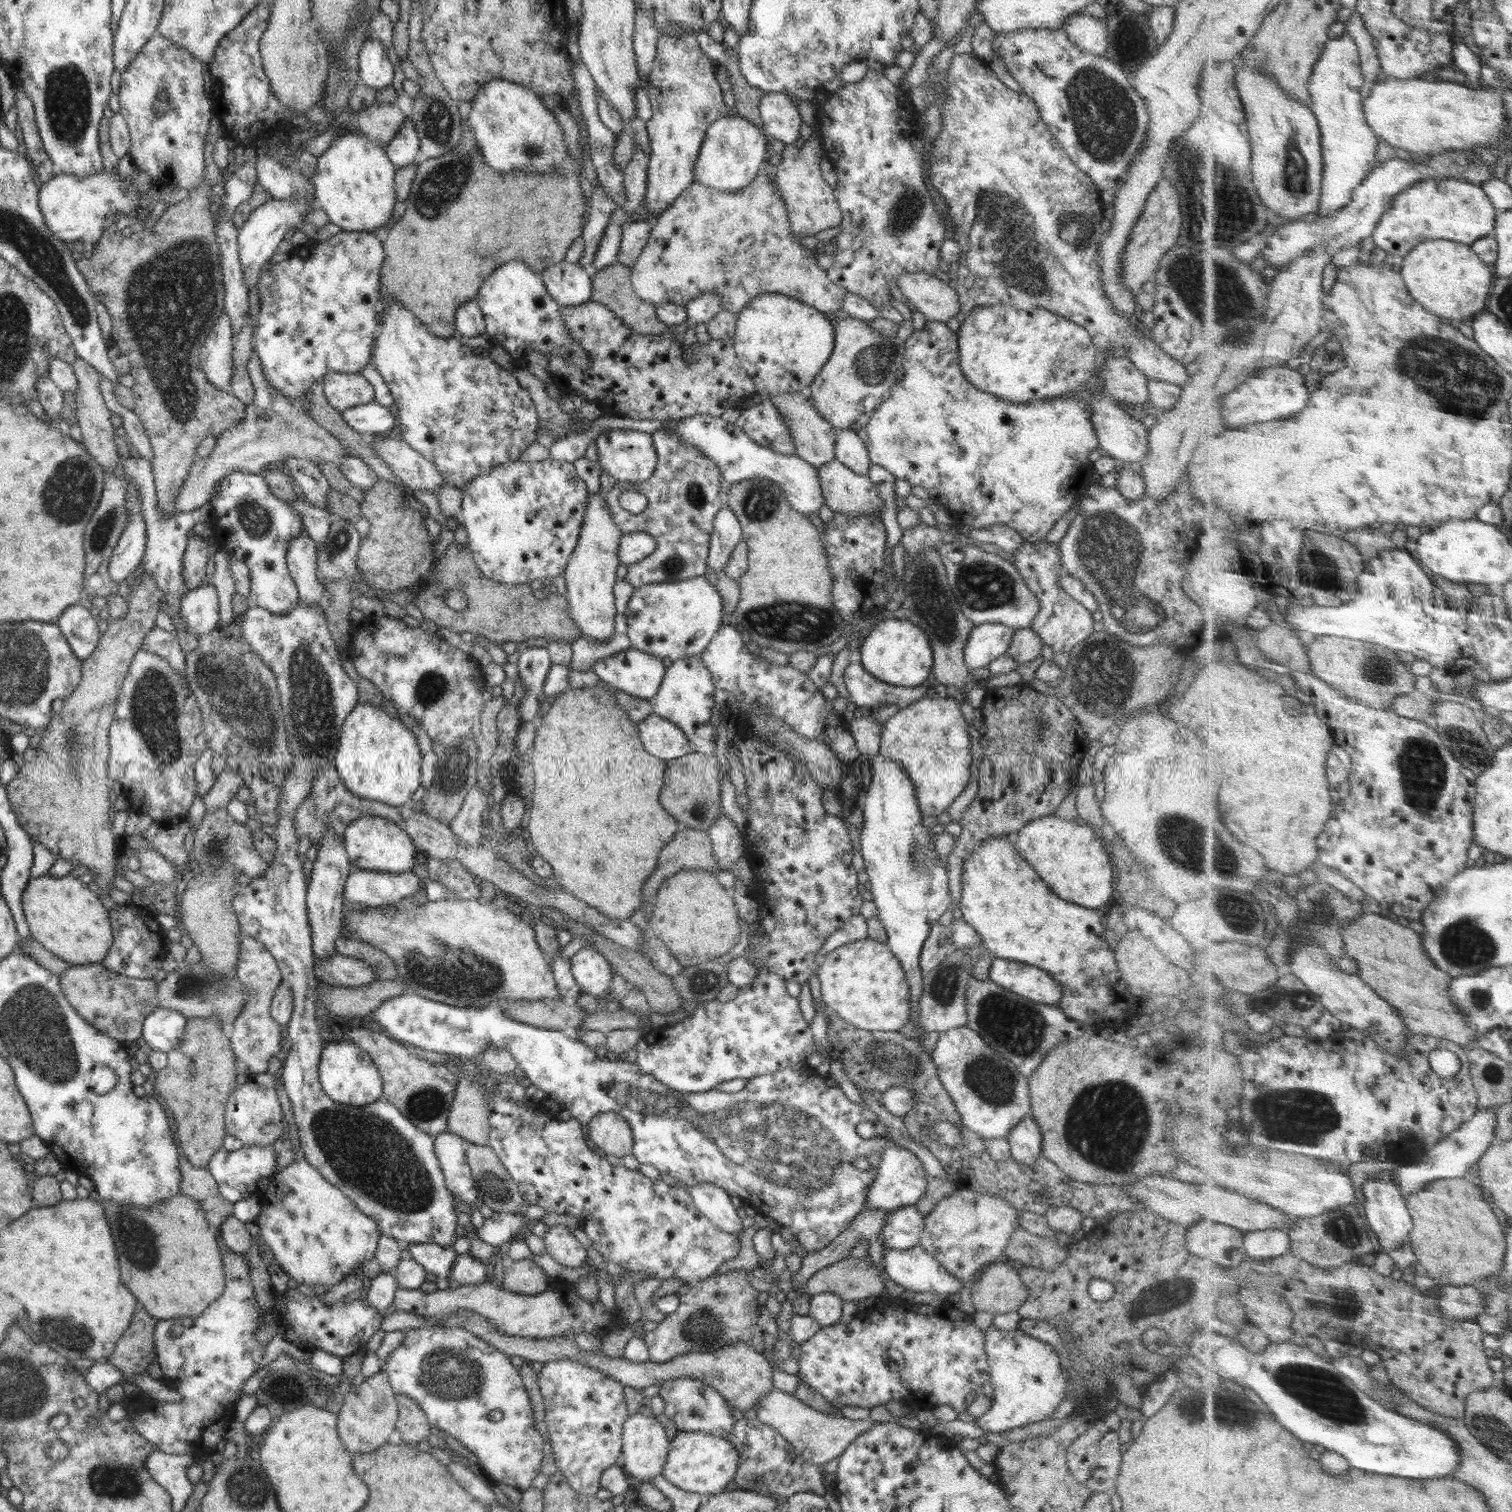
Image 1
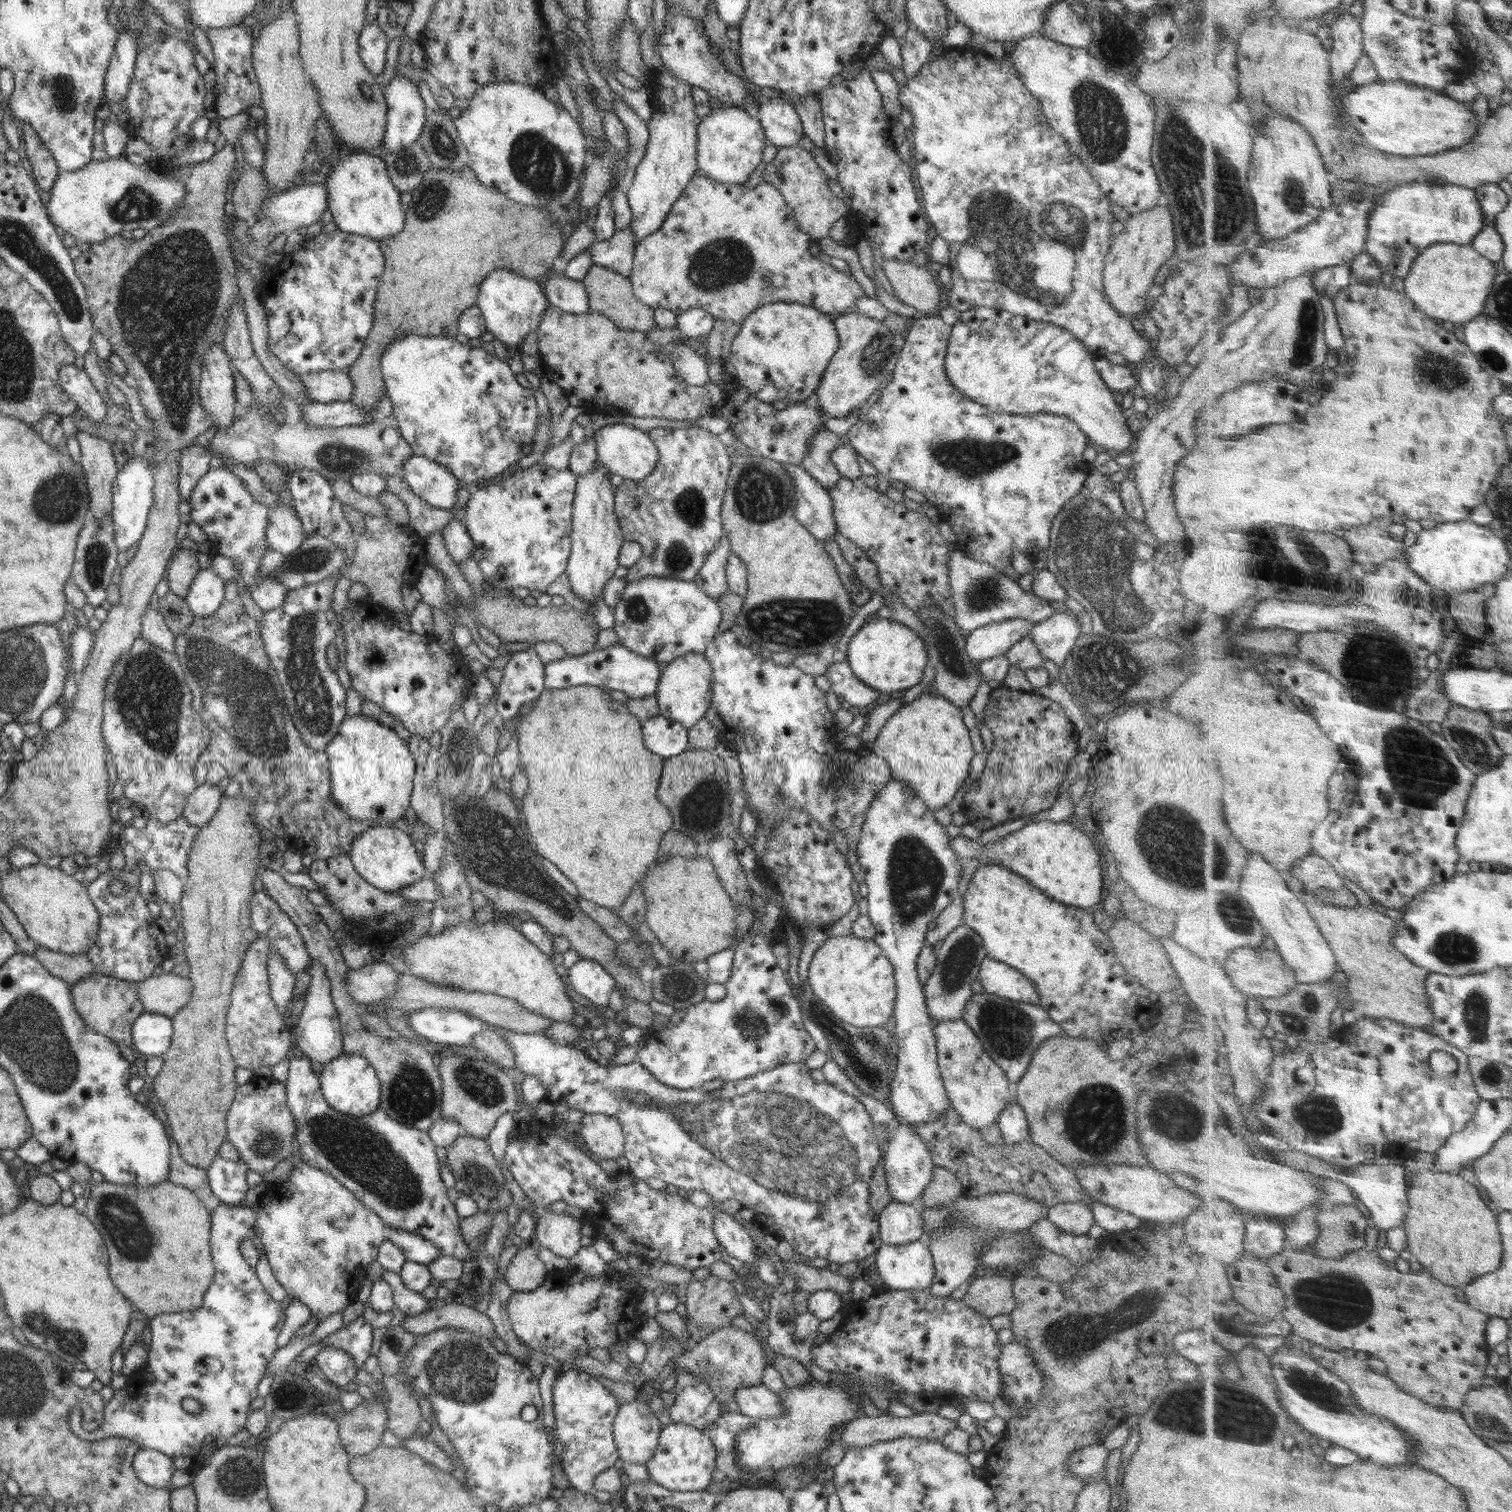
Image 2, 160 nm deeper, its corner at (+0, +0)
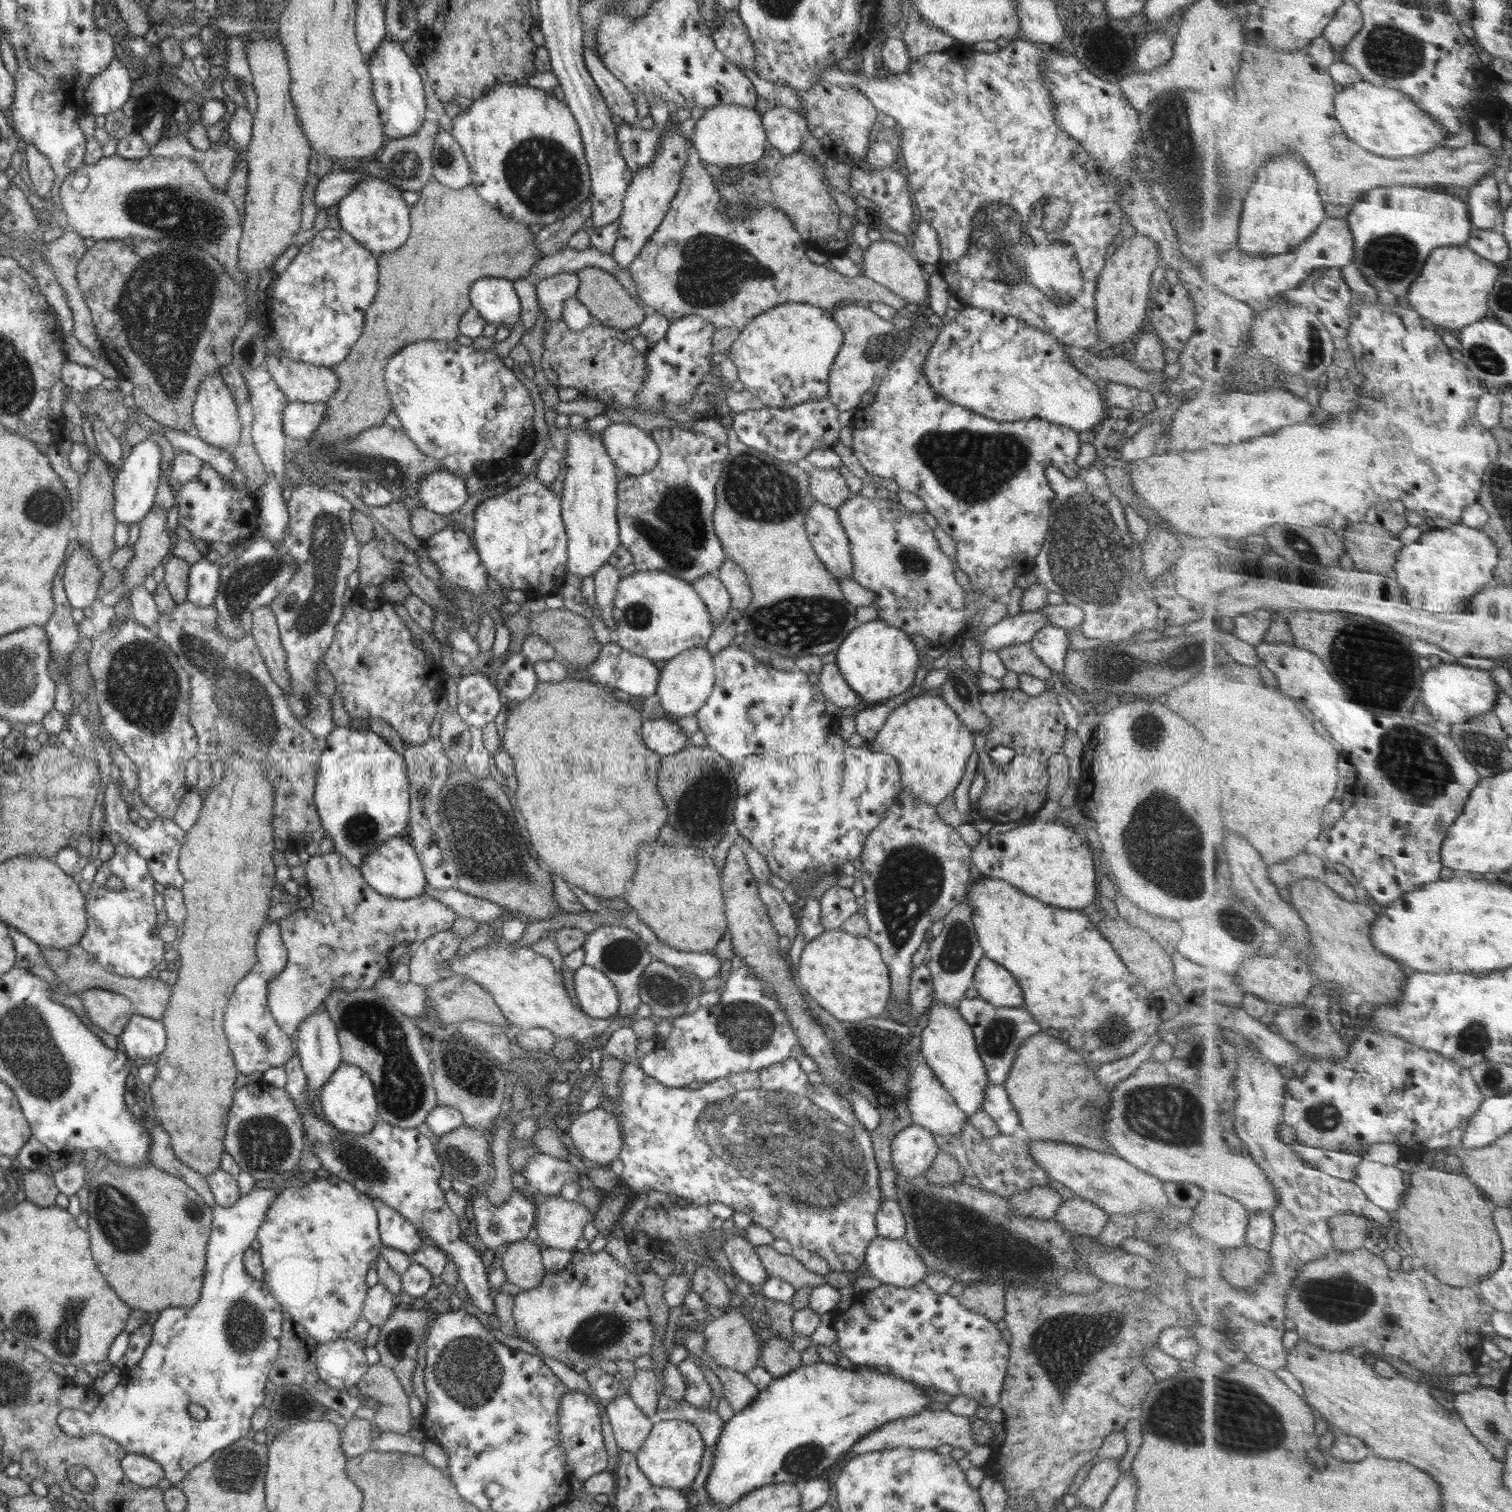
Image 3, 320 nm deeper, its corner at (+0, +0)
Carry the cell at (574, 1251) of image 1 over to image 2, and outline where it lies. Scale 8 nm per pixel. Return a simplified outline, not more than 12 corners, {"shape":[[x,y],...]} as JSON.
{"shape":[[566,1213],[536,1218],[536,1242],[571,1259],[582,1250],[583,1220]]}

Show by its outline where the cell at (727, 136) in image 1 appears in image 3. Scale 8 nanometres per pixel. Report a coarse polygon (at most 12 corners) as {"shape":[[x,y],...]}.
{"shape":[[722,103],[690,138],[720,170],[750,166],[768,144],[761,115]]}

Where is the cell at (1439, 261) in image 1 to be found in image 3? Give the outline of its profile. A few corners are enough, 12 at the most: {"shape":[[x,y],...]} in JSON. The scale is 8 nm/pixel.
{"shape":[[1438,248],[1408,294],[1442,330],[1485,319],[1497,262]]}

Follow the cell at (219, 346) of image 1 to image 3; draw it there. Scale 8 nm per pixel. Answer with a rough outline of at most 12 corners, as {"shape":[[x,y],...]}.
{"shape":[[219,369],[199,386],[193,433],[216,448],[240,445],[237,403]]}

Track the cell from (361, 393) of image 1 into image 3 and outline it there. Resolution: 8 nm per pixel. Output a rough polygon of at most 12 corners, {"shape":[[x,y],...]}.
{"shape":[[270,336],[265,365],[289,402],[326,402],[331,368],[288,358]]}

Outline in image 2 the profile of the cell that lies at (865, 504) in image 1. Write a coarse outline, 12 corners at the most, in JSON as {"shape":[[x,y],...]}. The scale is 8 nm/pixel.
{"shape":[[860,478],[829,493],[837,531],[914,613],[954,617],[951,546]]}

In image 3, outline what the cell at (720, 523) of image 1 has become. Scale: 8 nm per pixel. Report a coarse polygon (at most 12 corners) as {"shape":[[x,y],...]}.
{"shape":[[716,573],[691,584],[714,628],[731,609],[731,596]]}

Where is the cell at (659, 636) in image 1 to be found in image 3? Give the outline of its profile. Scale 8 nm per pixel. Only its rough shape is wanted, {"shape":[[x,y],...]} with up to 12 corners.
{"shape":[[623,573],[614,642],[652,662],[705,648],[691,582]]}

